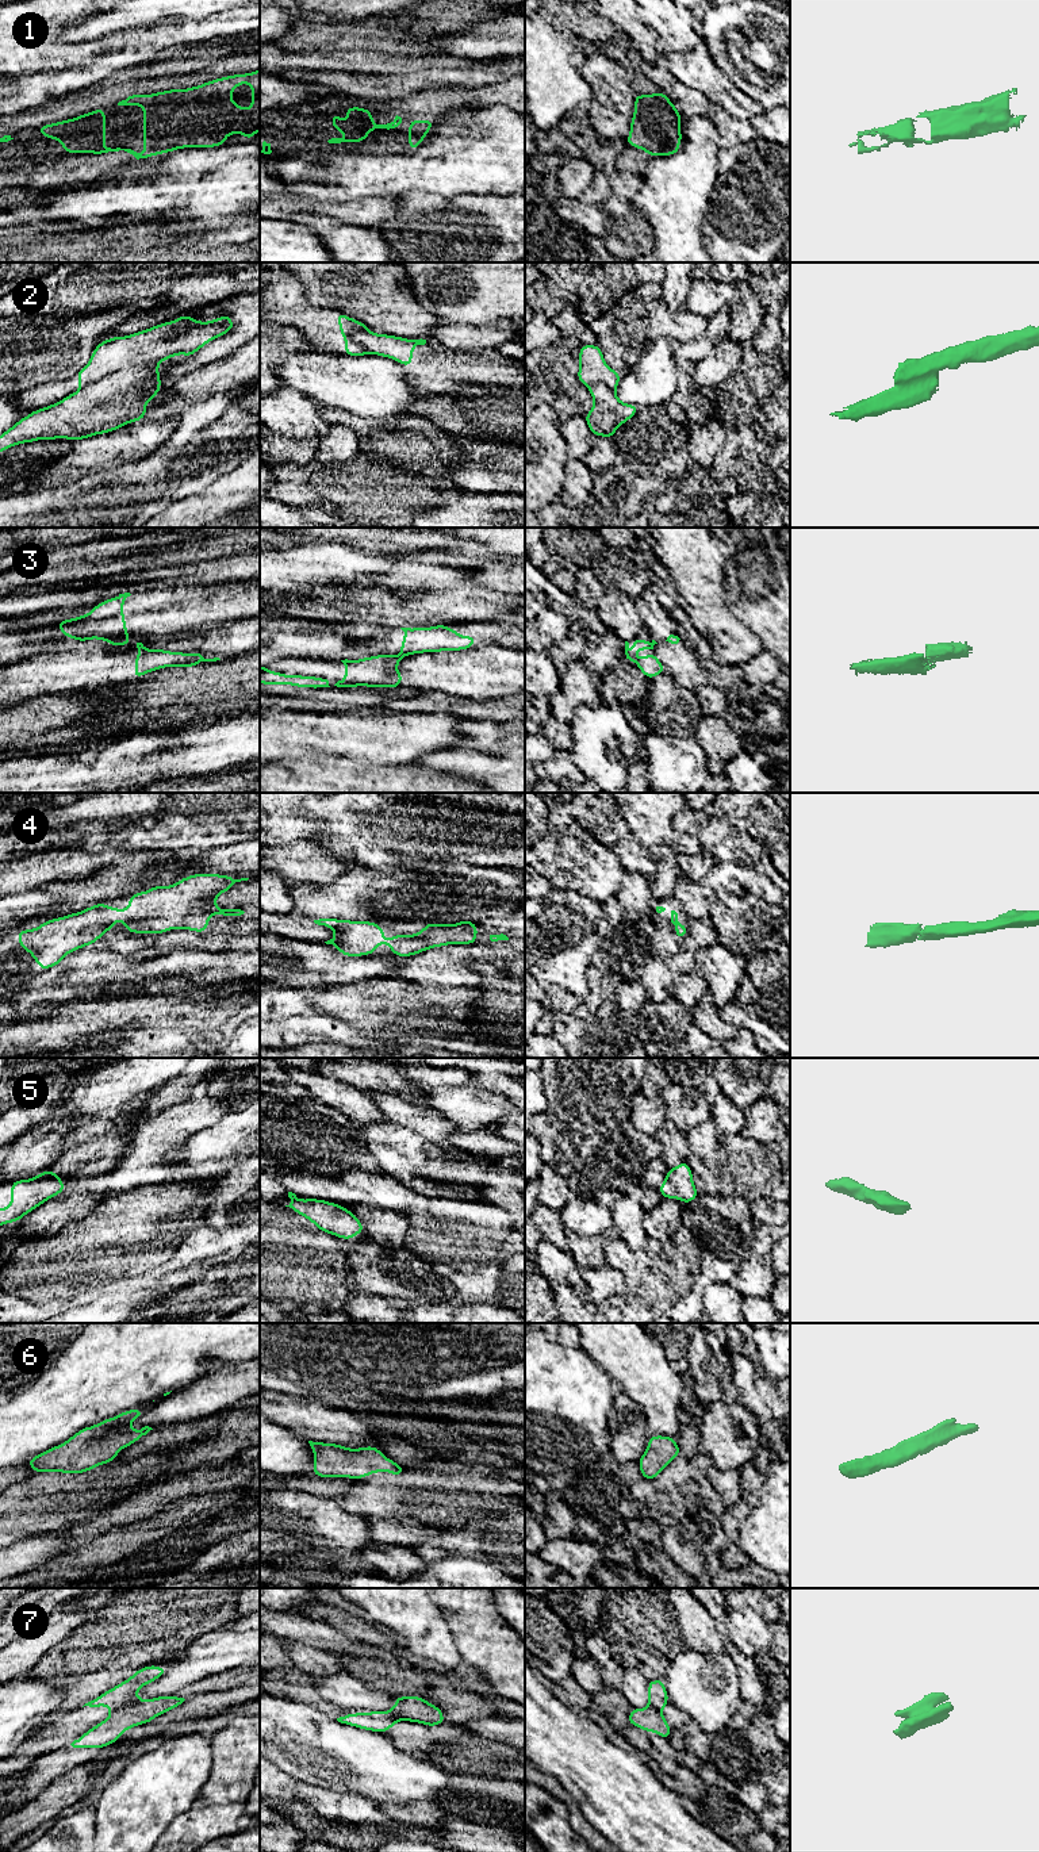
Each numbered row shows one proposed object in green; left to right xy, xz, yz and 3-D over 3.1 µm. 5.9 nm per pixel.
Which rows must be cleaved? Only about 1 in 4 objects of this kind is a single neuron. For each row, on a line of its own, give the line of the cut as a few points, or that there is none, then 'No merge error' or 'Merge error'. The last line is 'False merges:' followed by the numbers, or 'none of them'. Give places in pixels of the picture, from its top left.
1: No split. No merge error
2: Split along xy (157, 361), (119, 369), (80, 388). Merge error
3: Split along xz (401, 654), (405, 656). Merge error
4: No split. No merge error
5: No split. No merge error
6: No split. No merge error
7: Split along xy (141, 1699), (111, 1711). Merge error
False merges: 2, 3, 7

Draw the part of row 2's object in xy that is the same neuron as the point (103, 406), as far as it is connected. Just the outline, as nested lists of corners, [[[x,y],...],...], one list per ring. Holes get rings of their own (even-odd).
[[[157,364],[138,365],[119,371],[77,390],[57,403],[34,410],[0,436],[0,452],[14,445],[35,442],[38,440],[85,440],[143,419],[146,415],[146,403],[154,400],[154,396],[161,390],[160,367]]]

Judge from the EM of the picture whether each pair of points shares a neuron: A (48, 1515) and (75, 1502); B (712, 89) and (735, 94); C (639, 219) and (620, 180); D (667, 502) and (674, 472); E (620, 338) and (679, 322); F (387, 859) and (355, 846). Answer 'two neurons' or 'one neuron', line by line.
A: one neuron
B: one neuron
C: one neuron
D: two neurons
E: one neuron
F: two neurons

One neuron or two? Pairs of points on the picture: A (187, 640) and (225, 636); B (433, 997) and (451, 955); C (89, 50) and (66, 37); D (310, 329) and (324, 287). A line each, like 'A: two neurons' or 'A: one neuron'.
A: one neuron
B: two neurons
C: two neurons
D: two neurons

